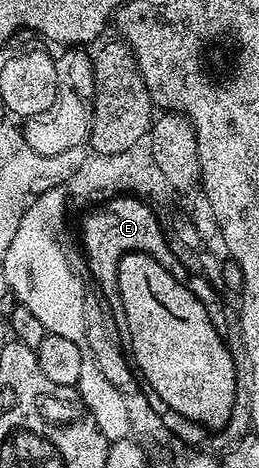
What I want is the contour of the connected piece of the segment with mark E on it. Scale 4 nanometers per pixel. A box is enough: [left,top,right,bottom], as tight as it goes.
[81,195,231,334]

